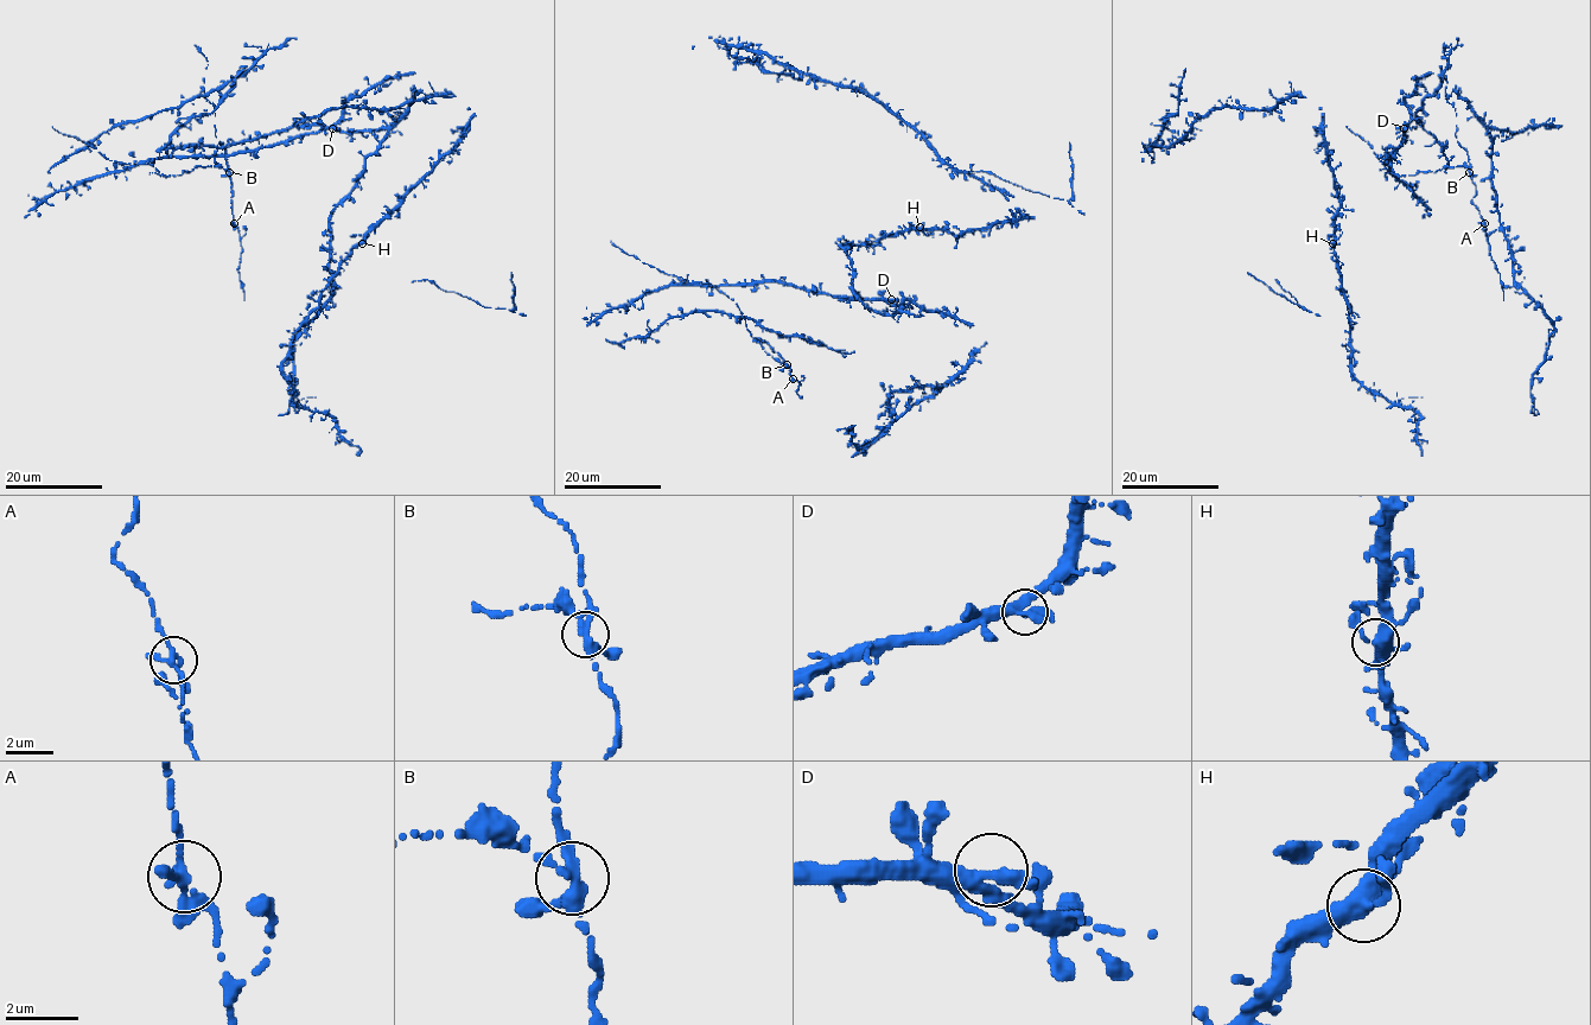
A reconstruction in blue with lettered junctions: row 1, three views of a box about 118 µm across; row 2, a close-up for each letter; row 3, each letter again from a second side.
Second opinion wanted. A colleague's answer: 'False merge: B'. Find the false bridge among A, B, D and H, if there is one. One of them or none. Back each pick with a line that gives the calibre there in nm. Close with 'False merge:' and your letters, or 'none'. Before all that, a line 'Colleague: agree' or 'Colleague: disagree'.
Colleague: agree
B: Thickness 320 nm
False merge: B

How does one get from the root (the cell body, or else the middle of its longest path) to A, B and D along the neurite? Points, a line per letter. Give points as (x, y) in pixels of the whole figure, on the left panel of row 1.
A: (354, 99), (314, 133), (228, 156), (152, 163), (166, 176), (220, 165), (231, 185), (234, 223)
B: (354, 99), (335, 122), (314, 133), (228, 156), (161, 157), (152, 163), (166, 176), (211, 165), (228, 171)
D: (354, 99), (345, 104), (343, 116), (332, 128)

